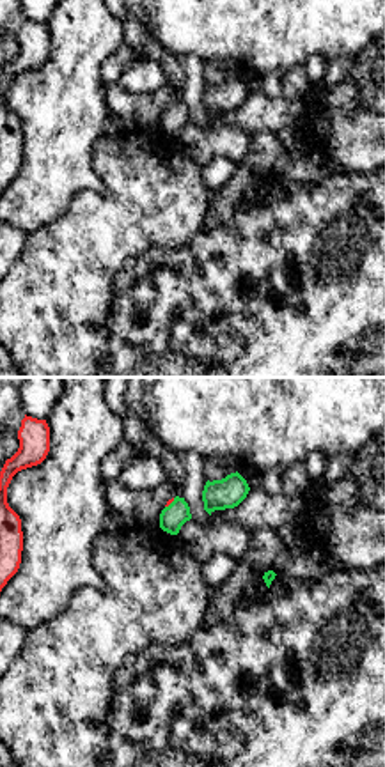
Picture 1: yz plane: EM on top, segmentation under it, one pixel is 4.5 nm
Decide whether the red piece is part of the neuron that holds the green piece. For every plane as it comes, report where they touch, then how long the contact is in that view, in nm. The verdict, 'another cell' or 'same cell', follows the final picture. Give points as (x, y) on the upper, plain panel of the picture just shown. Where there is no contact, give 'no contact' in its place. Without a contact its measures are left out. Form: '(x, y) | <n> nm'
(171, 107) | 60 nm

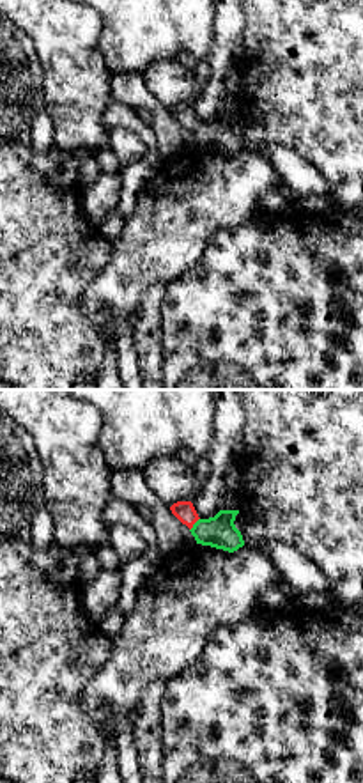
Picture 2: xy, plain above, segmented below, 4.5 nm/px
(193, 128) | 80 nm

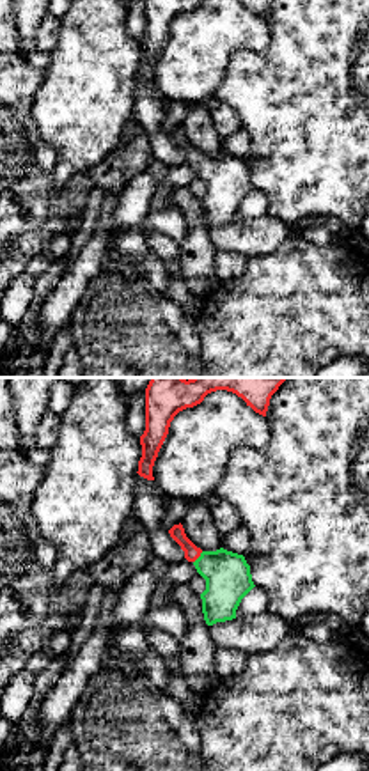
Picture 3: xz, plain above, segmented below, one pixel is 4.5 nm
(199, 160) | 70 nm

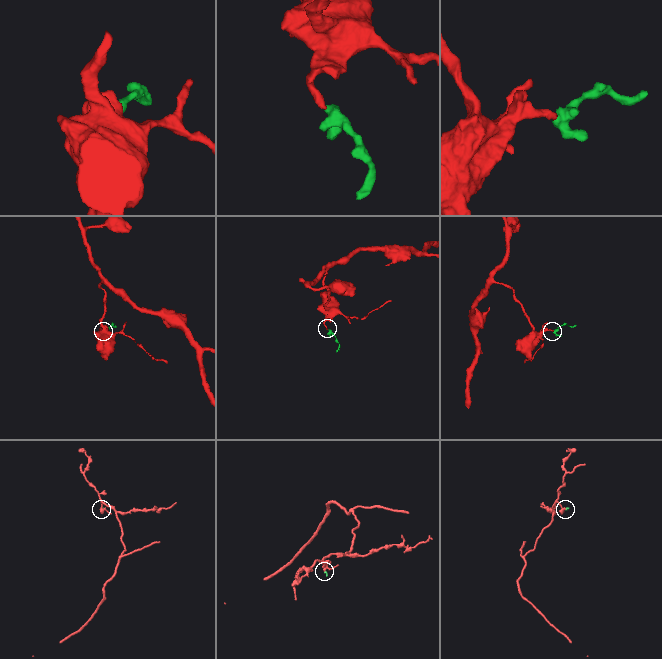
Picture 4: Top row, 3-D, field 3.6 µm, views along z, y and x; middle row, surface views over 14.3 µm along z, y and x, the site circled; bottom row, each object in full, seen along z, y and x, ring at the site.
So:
same cell

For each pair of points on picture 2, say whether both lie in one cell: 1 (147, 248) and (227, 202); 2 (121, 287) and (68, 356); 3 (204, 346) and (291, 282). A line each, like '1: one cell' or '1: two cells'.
1: one cell
2: two cells
3: one cell

